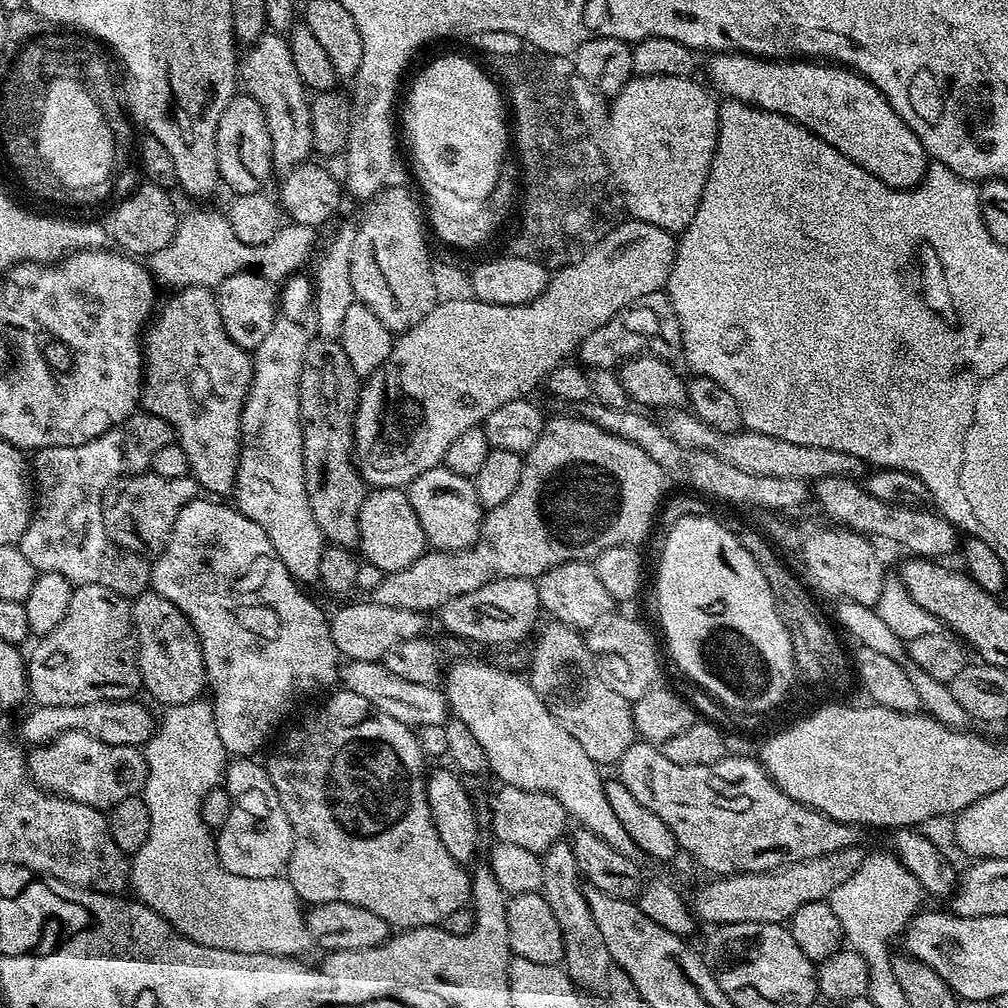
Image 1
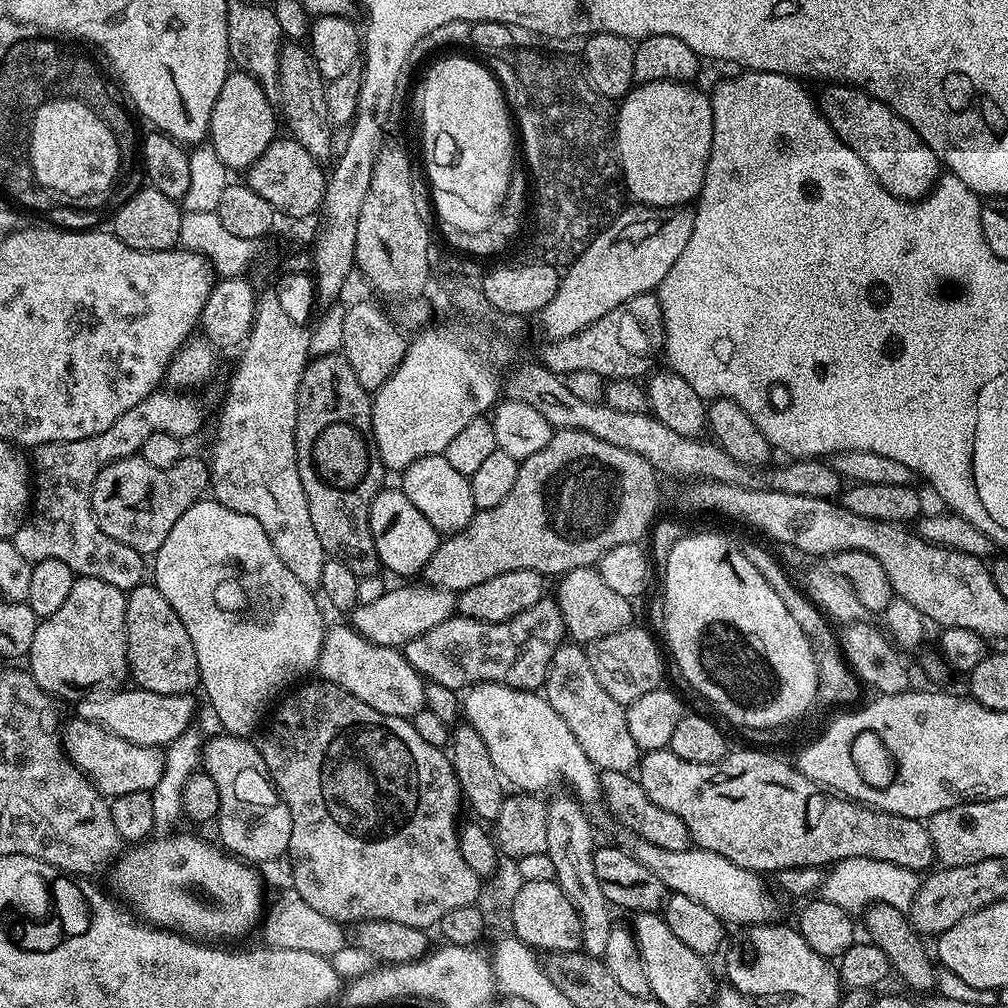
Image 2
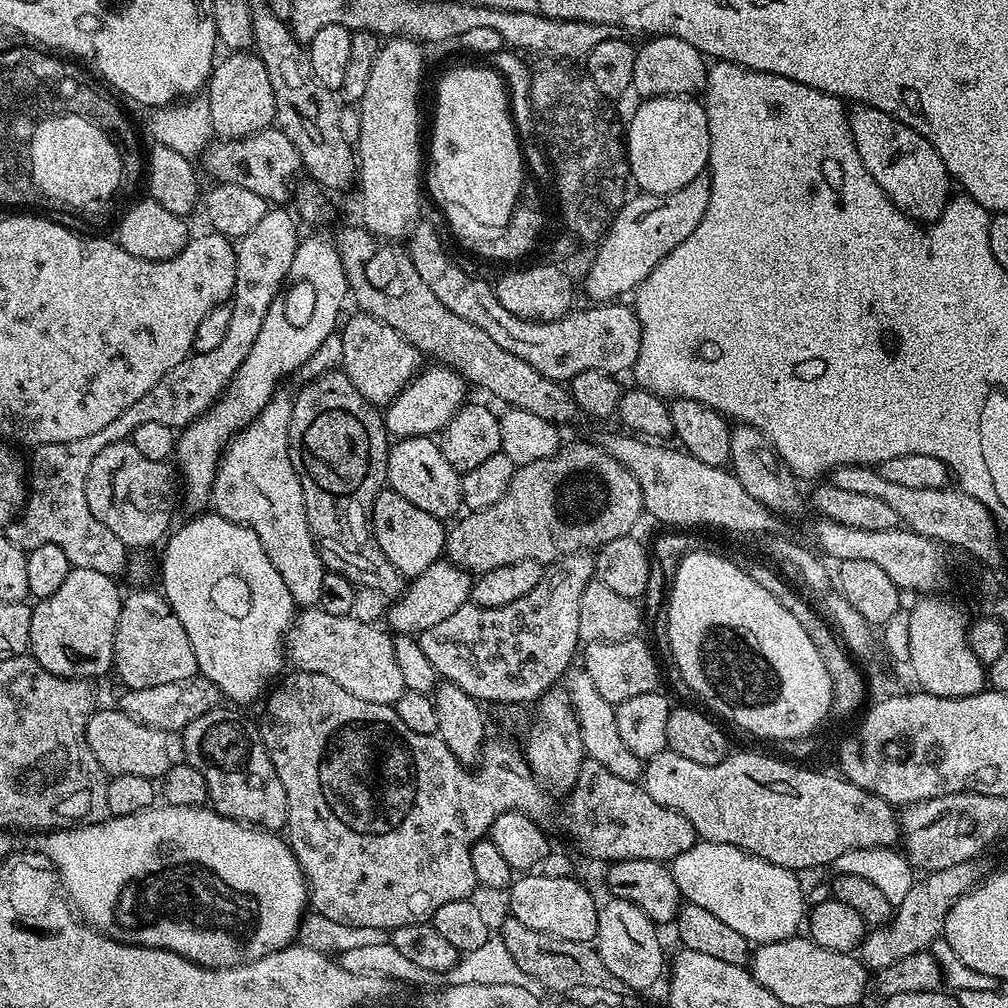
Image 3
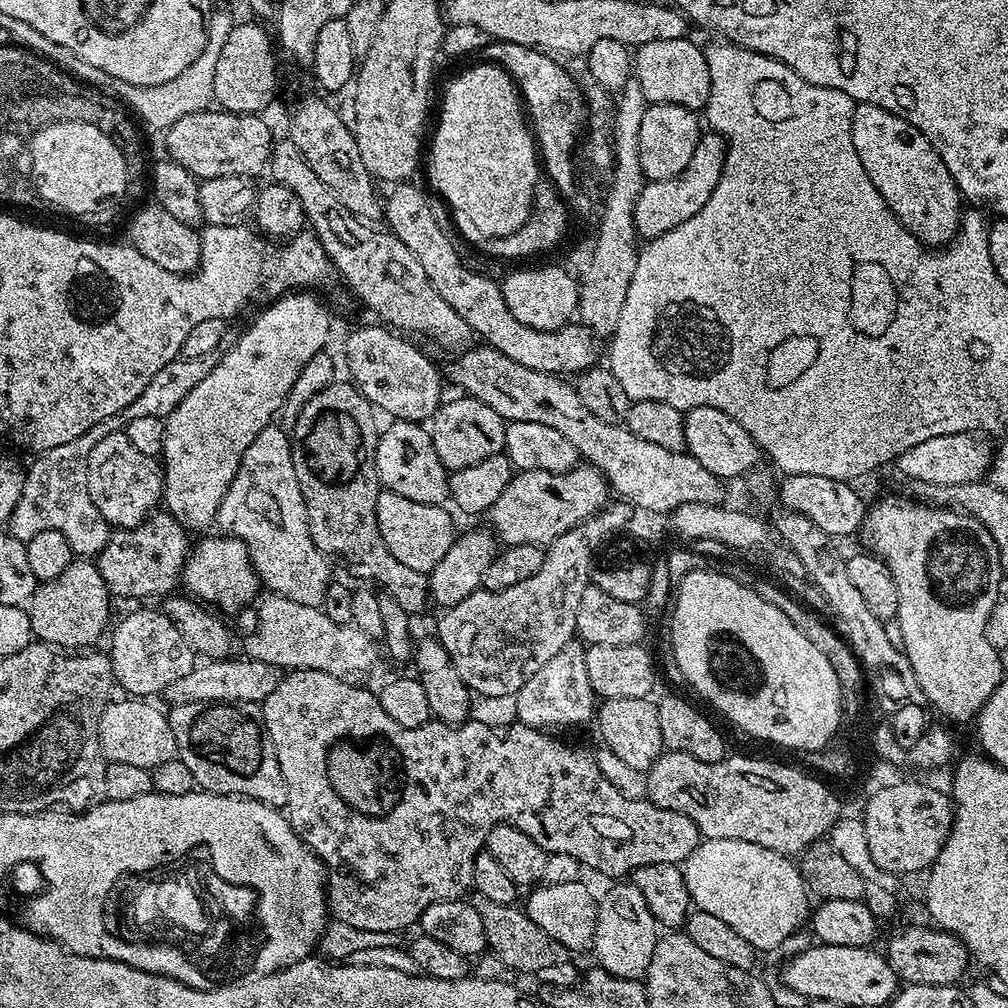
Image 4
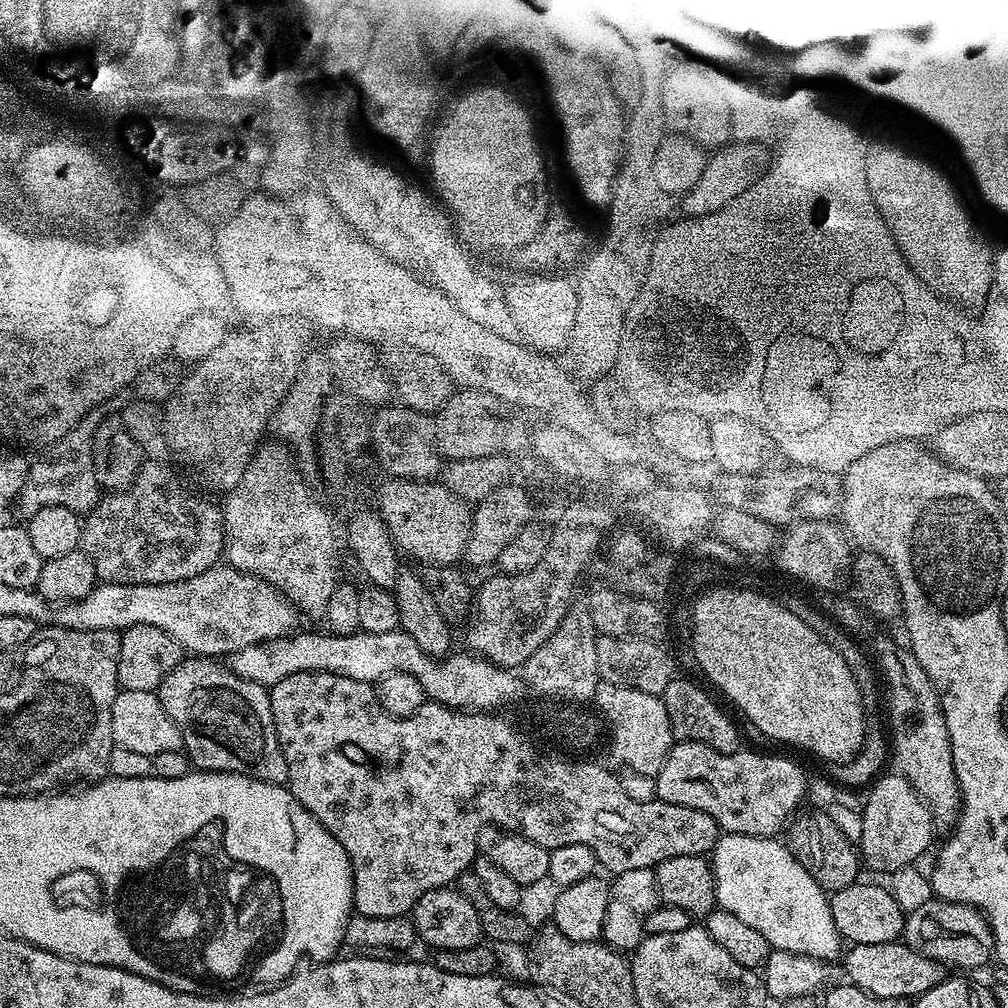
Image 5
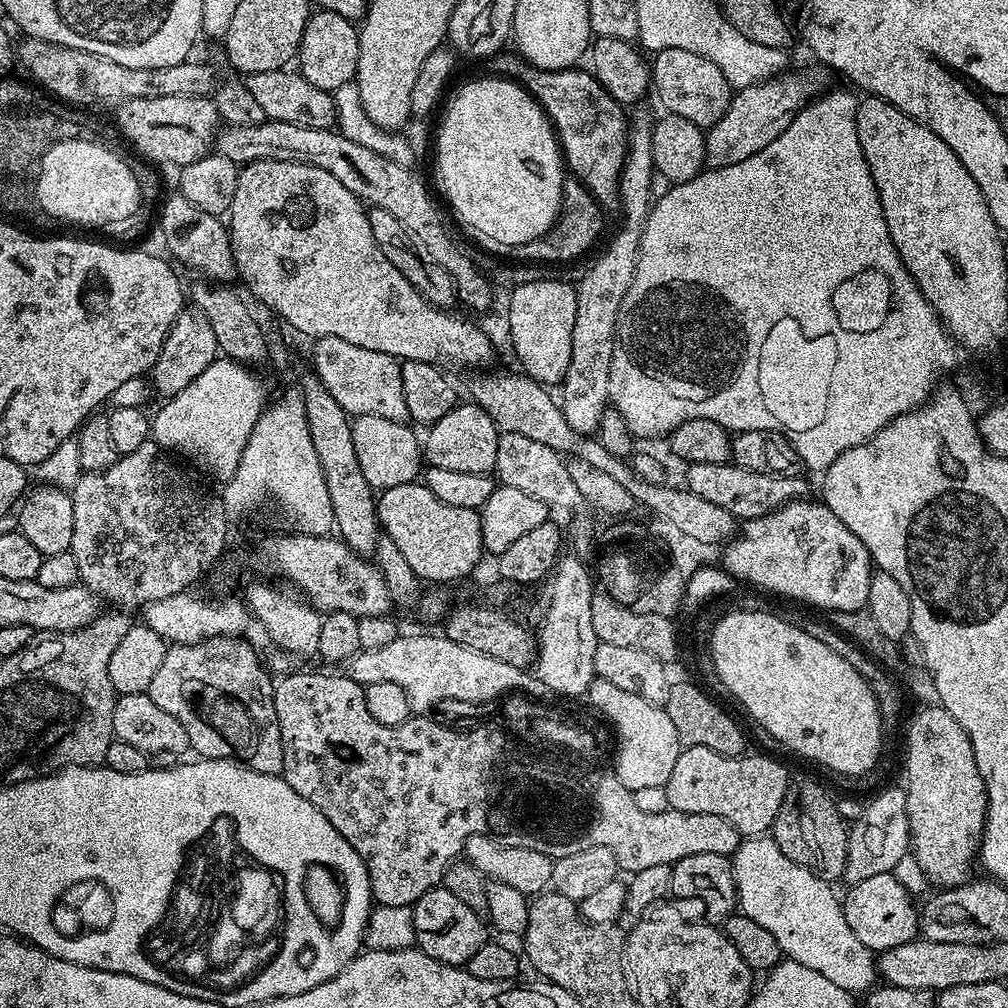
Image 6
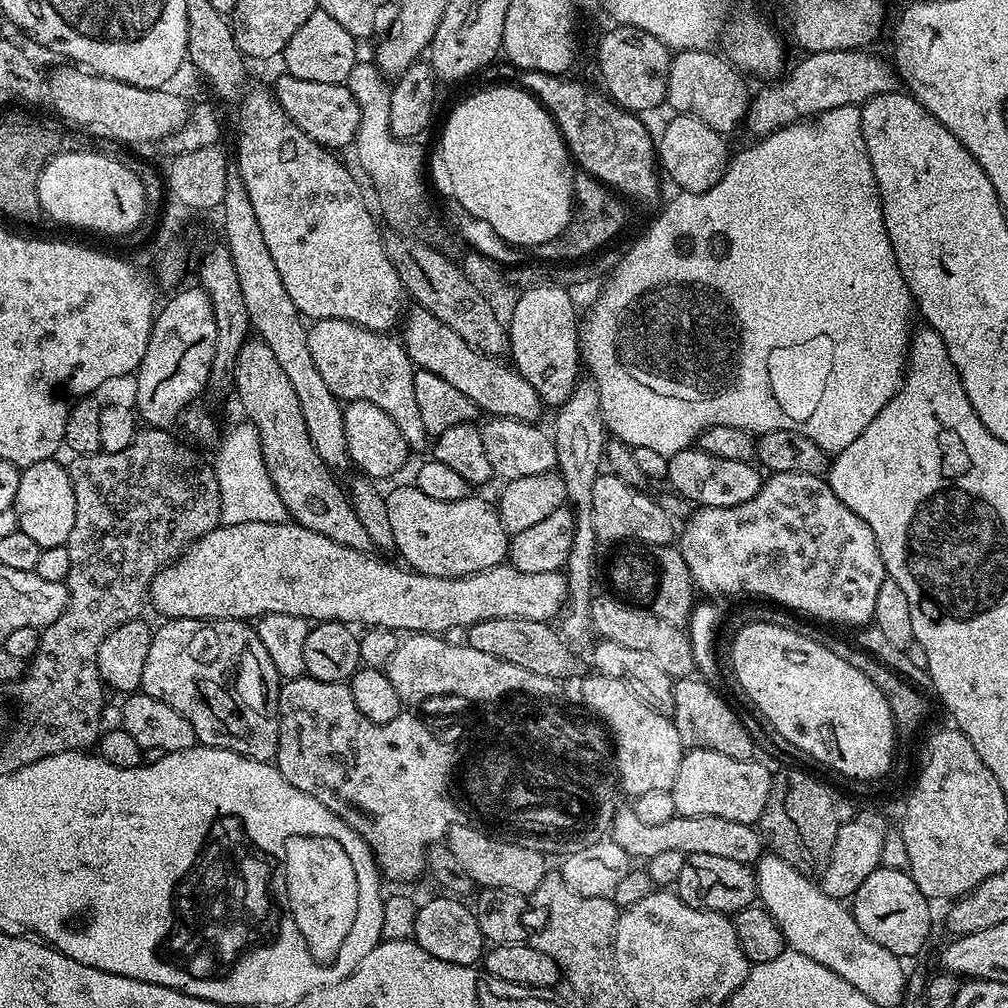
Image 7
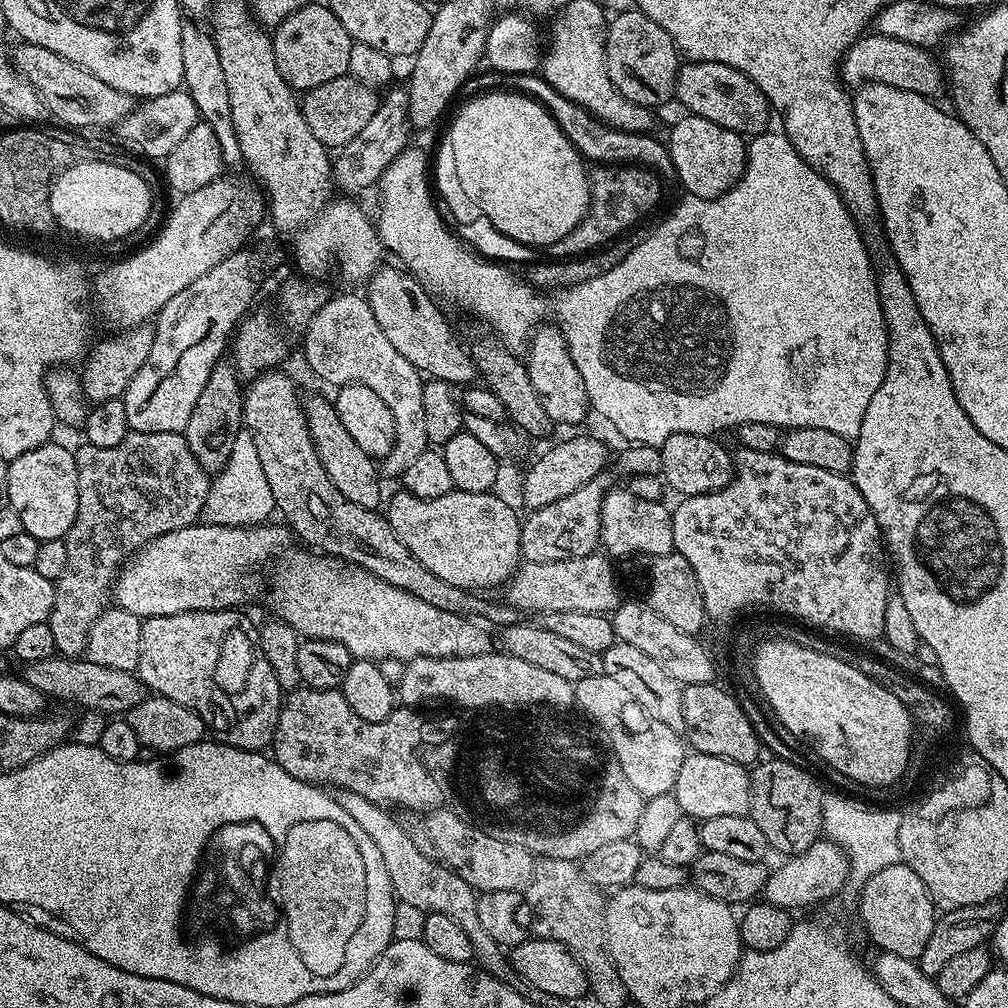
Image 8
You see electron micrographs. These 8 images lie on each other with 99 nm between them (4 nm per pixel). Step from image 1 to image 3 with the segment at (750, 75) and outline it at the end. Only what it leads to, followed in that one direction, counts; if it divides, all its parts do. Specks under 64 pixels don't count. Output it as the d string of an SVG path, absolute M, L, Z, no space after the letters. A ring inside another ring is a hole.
M856 104L848 113L848 125L866 170L870 170L874 182L882 186L882 190L900 211L936 214L948 203L948 171L942 158L938 158L938 150L934 150L934 146L930 146L922 134L869 104Z

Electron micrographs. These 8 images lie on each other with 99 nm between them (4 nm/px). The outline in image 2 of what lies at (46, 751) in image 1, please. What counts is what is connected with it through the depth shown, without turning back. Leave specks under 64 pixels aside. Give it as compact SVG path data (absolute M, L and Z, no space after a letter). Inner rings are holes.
M72 718L69 724L67 721L62 728L62 743L64 753L73 766L106 798L151 792L154 786L158 786L158 778L162 778L164 752L161 749L140 746L128 742L126 738L118 738L102 725L89 720Z

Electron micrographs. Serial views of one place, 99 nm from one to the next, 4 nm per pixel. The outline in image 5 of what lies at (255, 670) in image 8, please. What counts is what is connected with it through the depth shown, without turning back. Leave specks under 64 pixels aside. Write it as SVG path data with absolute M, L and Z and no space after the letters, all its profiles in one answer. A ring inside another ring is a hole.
M188 658L172 671L160 684L158 695L166 714L180 727L184 739L183 751L193 760L197 769L206 772L233 772L249 776L267 784L287 785L286 758L280 749L274 726L274 714L270 710L269 689L241 680L231 667L212 658Z

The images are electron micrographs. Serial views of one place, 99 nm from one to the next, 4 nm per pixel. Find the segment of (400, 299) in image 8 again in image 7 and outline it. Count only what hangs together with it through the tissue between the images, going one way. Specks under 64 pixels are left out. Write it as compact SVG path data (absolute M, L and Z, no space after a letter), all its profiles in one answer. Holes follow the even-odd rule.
M416 306L402 322L401 343L417 369L438 374L454 389L471 399L479 411L491 417L502 416L528 423L537 423L544 403L536 390L513 367L502 364L497 357L488 356L480 349L463 342L450 326L431 315L425 308Z

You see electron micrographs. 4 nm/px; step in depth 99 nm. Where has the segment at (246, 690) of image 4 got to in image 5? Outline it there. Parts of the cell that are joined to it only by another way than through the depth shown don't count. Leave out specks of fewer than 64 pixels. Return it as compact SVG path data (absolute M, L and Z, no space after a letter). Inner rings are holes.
M397 630L390 634L378 634L371 636L365 632L355 632L353 636L300 636L291 635L289 638L281 638L269 641L267 644L255 644L246 650L235 653L231 657L230 667L241 680L248 680L250 683L261 686L271 686L282 682L282 678L297 676L299 672L329 672L335 676L345 676L358 682L366 682L375 685L381 680L385 680L390 674L405 672L416 679L424 691L425 697L429 701L437 704L444 704L448 708L454 708L461 712L482 712L491 713L505 706L511 705L526 692L526 684L523 679L515 680L505 669L497 668L495 664L489 663L483 658L475 658L473 655L455 656L450 654L437 662L435 659L425 655L420 647L410 639L403 630Z

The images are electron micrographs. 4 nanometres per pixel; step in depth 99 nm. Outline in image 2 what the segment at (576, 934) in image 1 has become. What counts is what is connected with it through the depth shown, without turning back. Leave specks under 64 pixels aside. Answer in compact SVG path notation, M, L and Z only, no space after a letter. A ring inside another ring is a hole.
M571 794L563 795L547 801L546 853L550 861L554 862L556 885L566 894L580 919L580 948L590 956L603 957L614 921L608 913L609 902L602 894L602 886L598 886L598 878L594 875L592 826L584 814L586 810L580 801Z

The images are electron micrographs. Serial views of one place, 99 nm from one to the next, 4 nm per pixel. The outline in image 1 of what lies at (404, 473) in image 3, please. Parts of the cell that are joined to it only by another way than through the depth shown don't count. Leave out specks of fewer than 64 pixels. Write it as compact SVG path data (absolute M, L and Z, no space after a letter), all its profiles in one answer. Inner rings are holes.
M443 466L431 468L426 474L418 474L418 478L407 485L406 491L414 514L418 514L418 522L422 522L424 539L433 549L460 552L479 538L485 509L476 493L476 485L469 477L454 474Z

